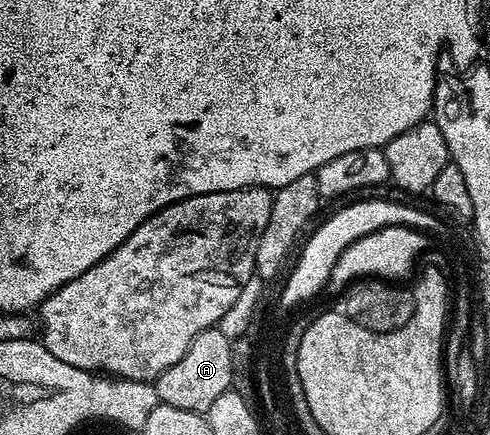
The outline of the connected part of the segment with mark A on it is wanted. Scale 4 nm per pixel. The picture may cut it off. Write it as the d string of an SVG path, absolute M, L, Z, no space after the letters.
M218 327L199 333L194 343L186 347L186 355L182 355L174 367L166 367L166 371L156 377L154 384L160 404L178 407L181 411L207 414L210 403L233 388L232 348L233 342L228 341Z

